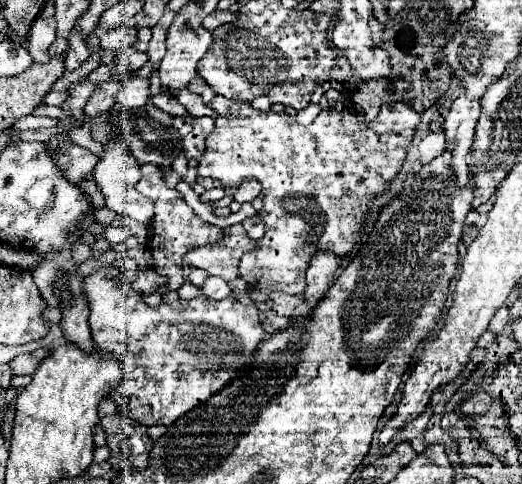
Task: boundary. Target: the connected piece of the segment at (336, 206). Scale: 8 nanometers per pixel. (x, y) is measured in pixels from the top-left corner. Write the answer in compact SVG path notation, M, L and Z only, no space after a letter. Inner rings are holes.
M217 95L211 103L209 103L211 109L215 109L219 115L215 119L215 129L213 133L207 135L207 141L205 141L205 155L199 159L199 165L195 167L197 175L201 177L213 177L217 181L221 181L225 187L239 187L245 179L253 177L261 183L263 187L263 213L261 213L261 219L265 223L265 235L263 239L257 241L257 247L251 251L251 253L245 253L241 257L241 263L239 263L239 271L241 271L241 277L253 287L253 289L259 289L261 293L271 293L271 291L285 291L289 295L301 295L303 289L305 289L305 271L307 271L307 263L309 263L309 257L319 251L319 249L327 249L327 251L333 251L335 255L347 255L353 245L359 241L359 231L361 231L361 223L365 219L365 213L369 211L369 201L383 189L387 189L389 181L397 175L399 167L403 165L403 159L405 159L405 151L413 139L413 131L419 123L419 115L407 105L407 103L393 103L393 105L383 105L381 107L381 113L371 121L367 123L365 119L349 113L347 109L345 111L335 111L335 109L329 109L329 111L321 111L317 115L317 119L311 123L311 125L299 125L291 115L287 113L273 113L273 111L255 111L251 109L249 103L245 101L231 101L231 99L225 99L221 95Z

